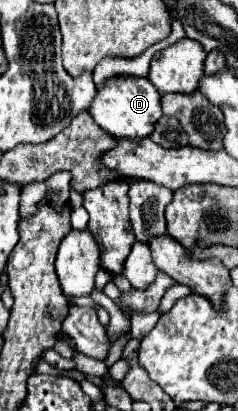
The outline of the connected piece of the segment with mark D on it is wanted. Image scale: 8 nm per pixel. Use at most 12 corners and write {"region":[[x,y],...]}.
{"region":[[120,76],[90,114],[116,140],[140,142],[160,120],[148,78]]}

